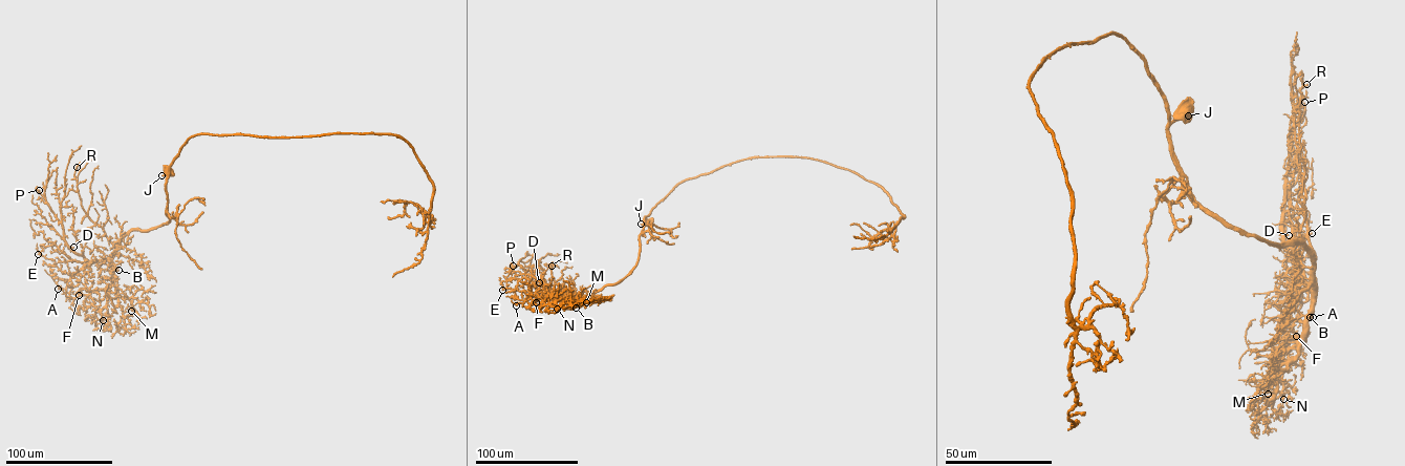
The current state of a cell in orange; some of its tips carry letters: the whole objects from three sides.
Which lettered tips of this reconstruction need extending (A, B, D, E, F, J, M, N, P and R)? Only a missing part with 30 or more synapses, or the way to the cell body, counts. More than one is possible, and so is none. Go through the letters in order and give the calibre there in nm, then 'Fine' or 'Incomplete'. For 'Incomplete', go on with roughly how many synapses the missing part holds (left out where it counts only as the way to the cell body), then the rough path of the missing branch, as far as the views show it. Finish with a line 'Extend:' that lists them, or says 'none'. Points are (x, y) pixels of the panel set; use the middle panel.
A: Thickness 180 nm. Fine
B: Thickness 260 nm. Incomplete. Roughly 500 synapses. Course of what is missing: (576, 308), (606, 300)
D: Thickness 190 nm. Fine
E: Thickness 180 nm. Fine
F: Thickness 170 nm. Fine
J: Thickness 300 nm. Fine
M: Thickness 200 nm. Fine
N: Thickness 220 nm. Fine
P: Thickness 160 nm. Fine
R: Thickness 140 nm. Fine
Extend: B

